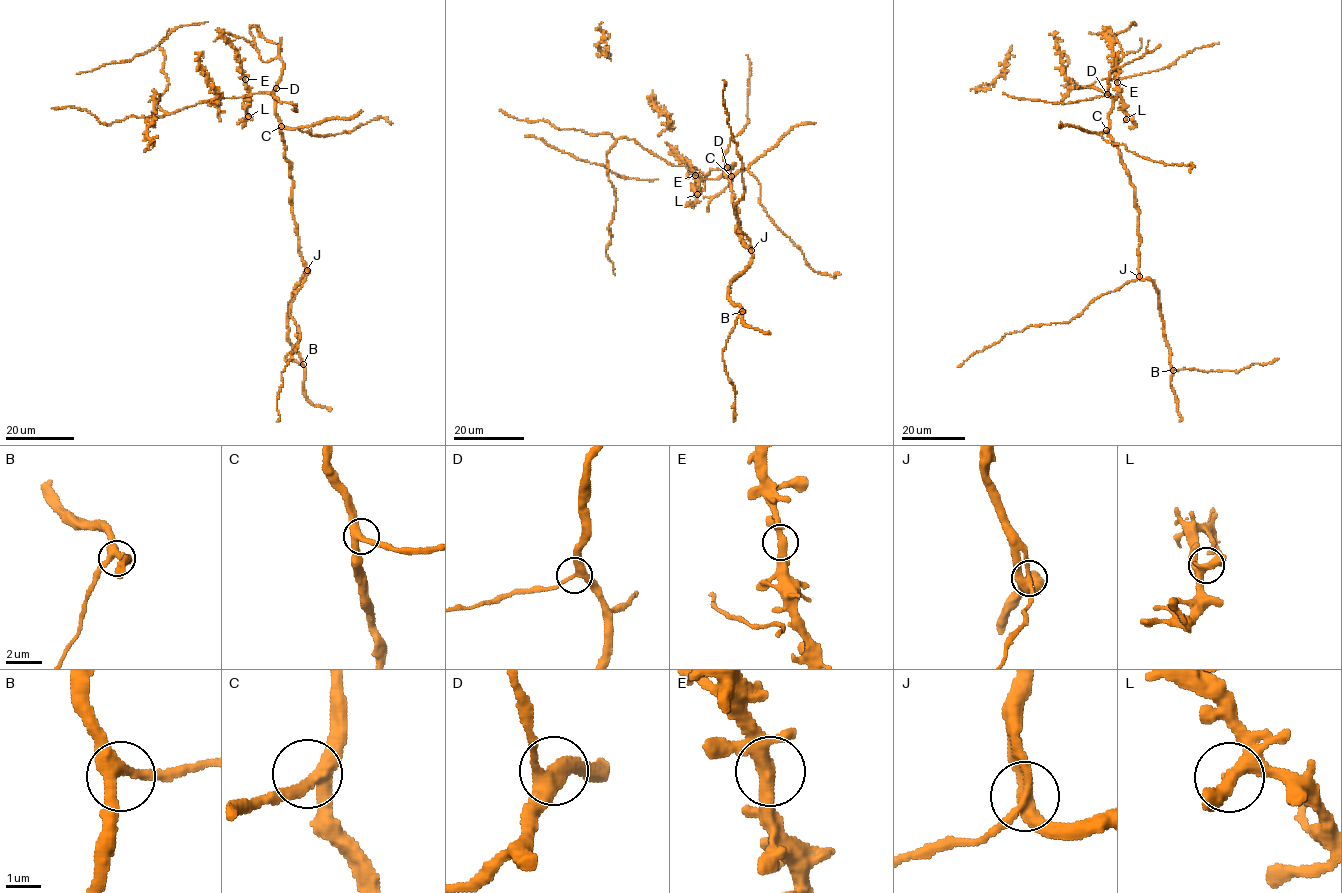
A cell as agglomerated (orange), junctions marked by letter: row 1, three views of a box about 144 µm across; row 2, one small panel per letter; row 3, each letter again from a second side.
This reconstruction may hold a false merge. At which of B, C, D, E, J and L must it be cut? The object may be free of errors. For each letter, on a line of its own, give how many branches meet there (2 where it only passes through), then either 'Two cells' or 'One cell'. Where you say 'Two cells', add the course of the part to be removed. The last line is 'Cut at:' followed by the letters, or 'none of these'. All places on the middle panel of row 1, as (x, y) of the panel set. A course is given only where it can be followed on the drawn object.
B: Branches: 3. One cell
C: Branches: 3. One cell
D: Branches: 3. One cell
E: Branches: 3. One cell
J: Branches: 3. One cell
L: Branches: 3. One cell
Cut at: none of these

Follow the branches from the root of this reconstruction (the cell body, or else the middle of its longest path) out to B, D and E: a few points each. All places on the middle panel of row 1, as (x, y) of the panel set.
B: (733, 199), (739, 221), (737, 235), (751, 253), (751, 261), (729, 287), (728, 296), (742, 311)
D: (733, 199), (730, 178), (725, 176), (727, 167)
E: (733, 199), (730, 178), (725, 176), (735, 164), (706, 174), (674, 152), (695, 175)

